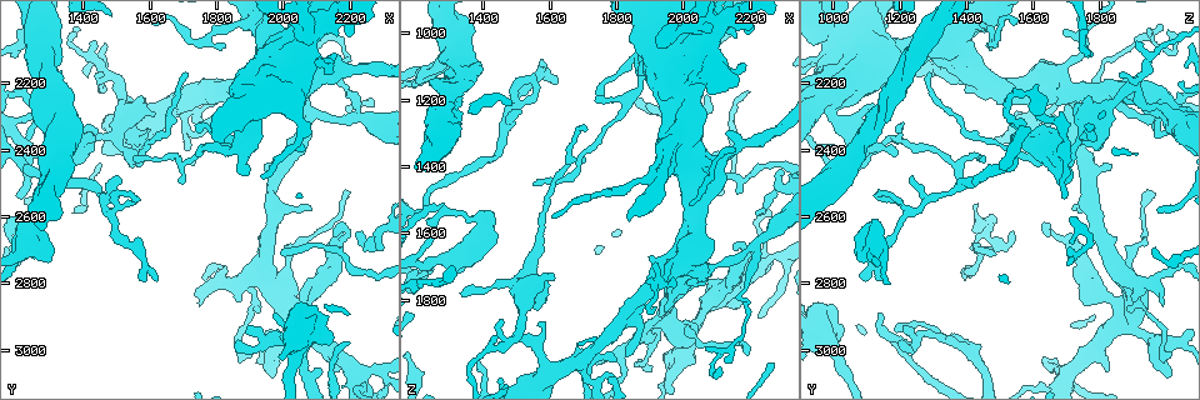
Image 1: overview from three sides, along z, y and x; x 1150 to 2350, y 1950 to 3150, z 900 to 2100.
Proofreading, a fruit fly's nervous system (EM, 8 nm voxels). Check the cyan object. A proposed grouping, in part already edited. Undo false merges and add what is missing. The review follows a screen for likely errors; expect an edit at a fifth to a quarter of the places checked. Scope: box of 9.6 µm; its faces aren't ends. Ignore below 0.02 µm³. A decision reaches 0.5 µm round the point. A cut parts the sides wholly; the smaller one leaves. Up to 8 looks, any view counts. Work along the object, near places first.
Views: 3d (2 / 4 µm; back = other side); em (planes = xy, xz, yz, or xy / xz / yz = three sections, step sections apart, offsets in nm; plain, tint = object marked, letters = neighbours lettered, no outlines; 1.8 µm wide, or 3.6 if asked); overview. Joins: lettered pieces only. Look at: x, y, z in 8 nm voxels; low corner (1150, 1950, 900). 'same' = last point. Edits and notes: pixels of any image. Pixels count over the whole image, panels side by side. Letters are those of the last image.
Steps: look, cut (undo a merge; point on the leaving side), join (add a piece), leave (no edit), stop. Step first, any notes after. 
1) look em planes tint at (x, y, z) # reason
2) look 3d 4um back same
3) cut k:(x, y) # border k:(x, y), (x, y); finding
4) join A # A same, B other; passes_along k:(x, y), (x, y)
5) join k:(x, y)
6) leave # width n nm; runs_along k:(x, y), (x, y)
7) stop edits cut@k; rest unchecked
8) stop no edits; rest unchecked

look em 3.6um planes letters at (2090, 2040, 990) # closes a loop

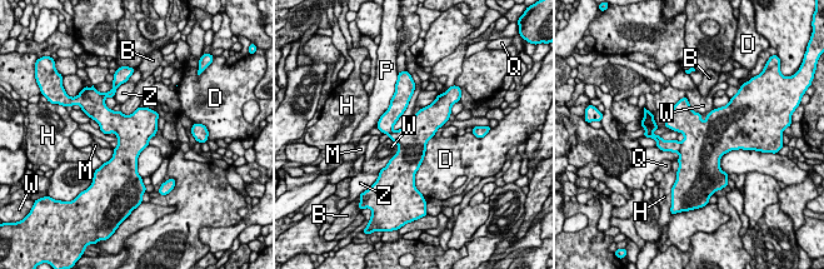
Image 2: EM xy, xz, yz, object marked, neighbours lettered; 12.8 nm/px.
leave # B other, D other, H other, M other, P other, Q other, W other, Z other; border 2:(389, 137), (396, 153), (385, 164); one neuron here

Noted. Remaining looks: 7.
look 3d 4um at (2110, 2160, 1390) # abrupt turn

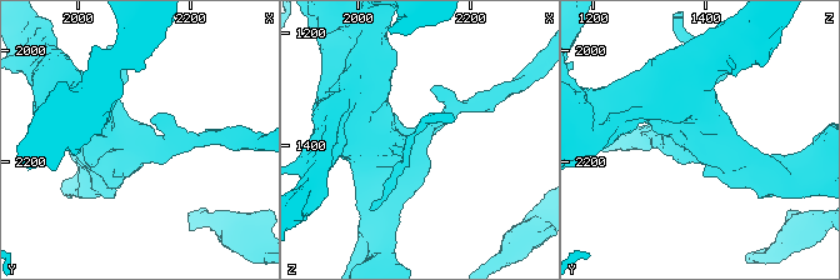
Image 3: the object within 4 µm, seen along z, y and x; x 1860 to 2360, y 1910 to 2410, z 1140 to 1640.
look em 3.6um planes tint at (2105, 2165, 1385)

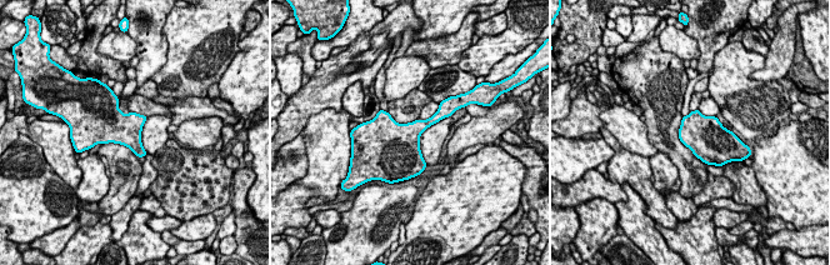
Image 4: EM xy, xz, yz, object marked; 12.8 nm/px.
look em 3.6um planes letters same # what lies round it

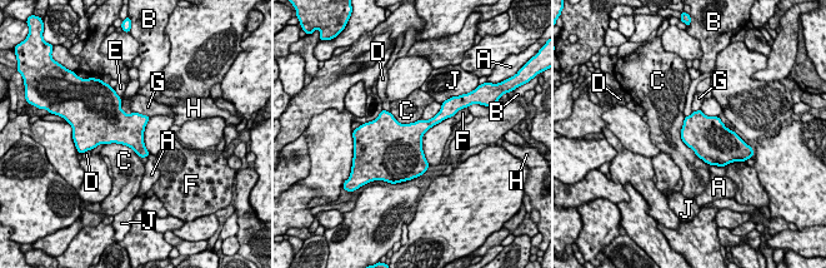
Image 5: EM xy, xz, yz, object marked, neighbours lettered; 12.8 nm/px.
leave # longest_contact C 700 nm; A other, B other, C other, D other, E other, F other, G other, H other, J other; border 5:(684, 117), (681, 139), (710, 164); all the same neuron

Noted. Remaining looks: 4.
look em 3.6um planes letters at (1590, 2790, 1090) # an open end

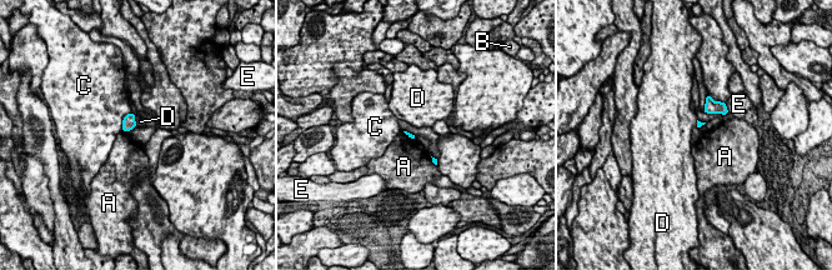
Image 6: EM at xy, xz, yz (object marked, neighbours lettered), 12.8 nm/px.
leave # A other, B other, C other, D other, E other; border 6:(134, 114), (136, 125); none of them fits

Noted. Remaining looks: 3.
stop no edits; rest unchecked

